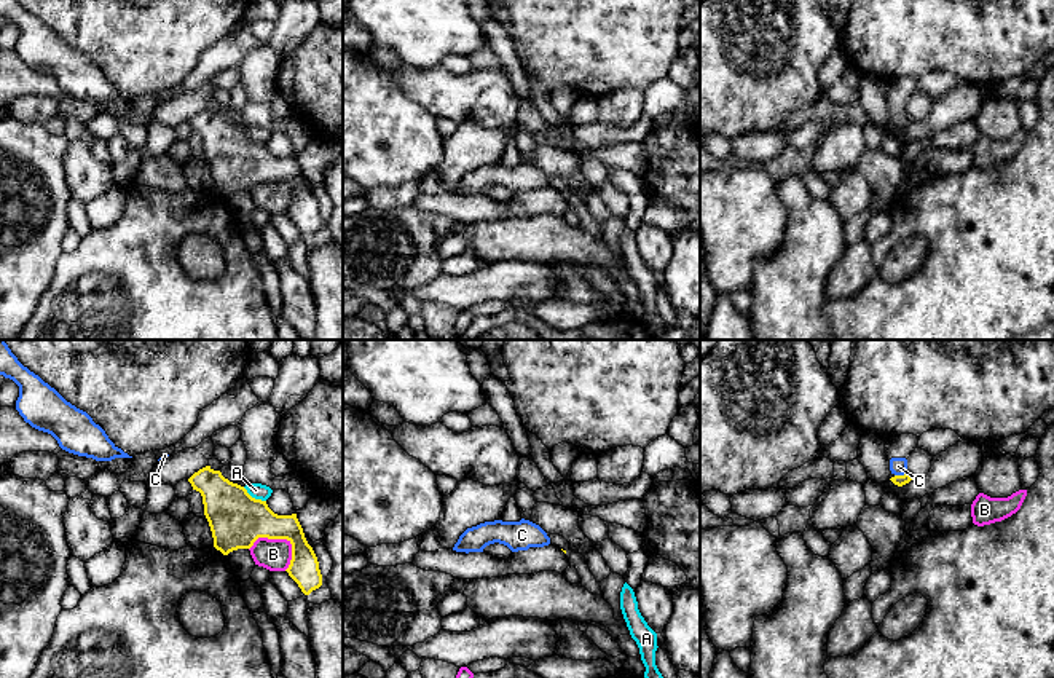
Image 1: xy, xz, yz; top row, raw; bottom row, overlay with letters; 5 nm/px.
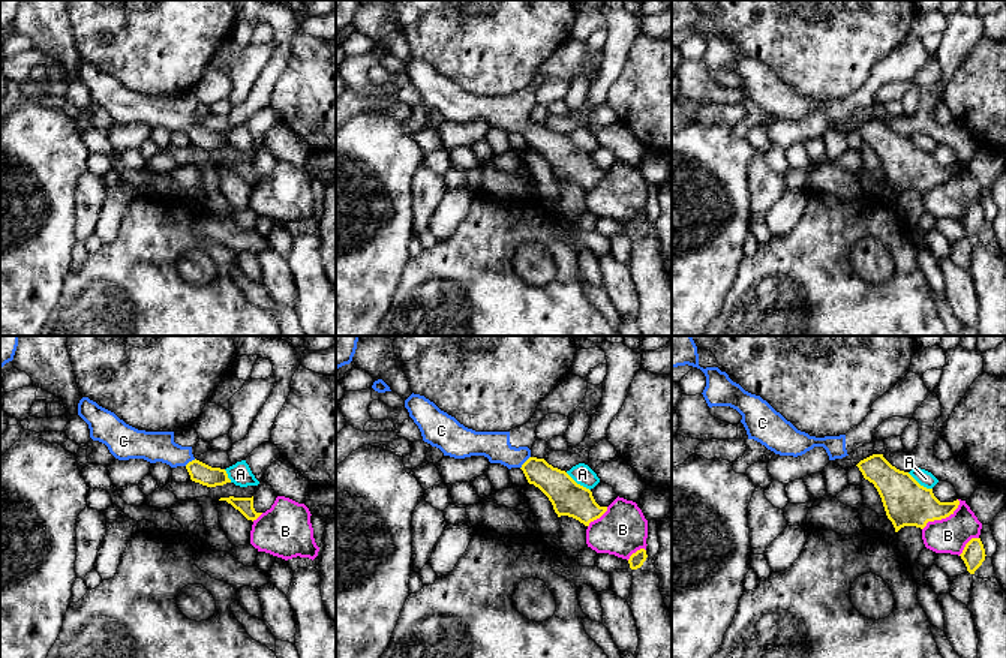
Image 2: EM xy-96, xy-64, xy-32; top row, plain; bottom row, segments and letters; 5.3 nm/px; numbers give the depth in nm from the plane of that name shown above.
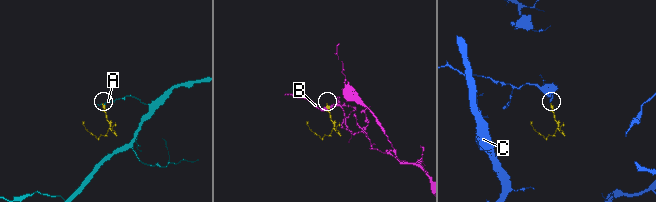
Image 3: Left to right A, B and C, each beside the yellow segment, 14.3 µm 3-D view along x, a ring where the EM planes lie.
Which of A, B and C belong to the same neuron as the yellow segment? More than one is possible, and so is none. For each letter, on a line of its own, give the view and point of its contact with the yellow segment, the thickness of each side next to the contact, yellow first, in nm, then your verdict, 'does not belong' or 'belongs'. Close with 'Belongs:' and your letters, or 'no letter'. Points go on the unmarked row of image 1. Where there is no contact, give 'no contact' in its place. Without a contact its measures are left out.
A: xy (254, 141) | 280/80 nm | does not belong
B: xy (276, 181) | 280/160 nm | does not belong
C: yz (900, 118) | 60/90 nm | belongs
Belongs: C

